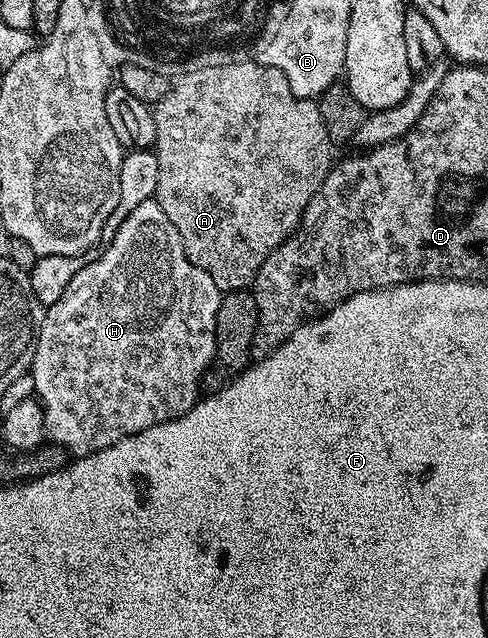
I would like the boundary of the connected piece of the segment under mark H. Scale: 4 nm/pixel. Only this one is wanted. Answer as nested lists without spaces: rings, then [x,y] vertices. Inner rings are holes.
[[[154,199],[141,203],[125,223],[117,231],[113,243],[109,243],[100,252],[96,261],[81,267],[77,275],[65,287],[65,295],[57,299],[57,303],[46,306],[41,331],[35,348],[35,358],[31,361],[30,375],[36,384],[34,396],[43,407],[43,418],[45,419],[45,437],[52,445],[60,445],[66,449],[72,458],[88,457],[90,453],[101,451],[129,435],[137,435],[157,423],[172,421],[174,417],[185,415],[200,400],[199,380],[203,372],[215,361],[215,324],[217,323],[217,311],[220,299],[219,288],[201,267],[189,263],[185,255],[185,247],[181,243],[181,235],[177,235],[177,227],[169,223],[169,215],[161,211]]]

